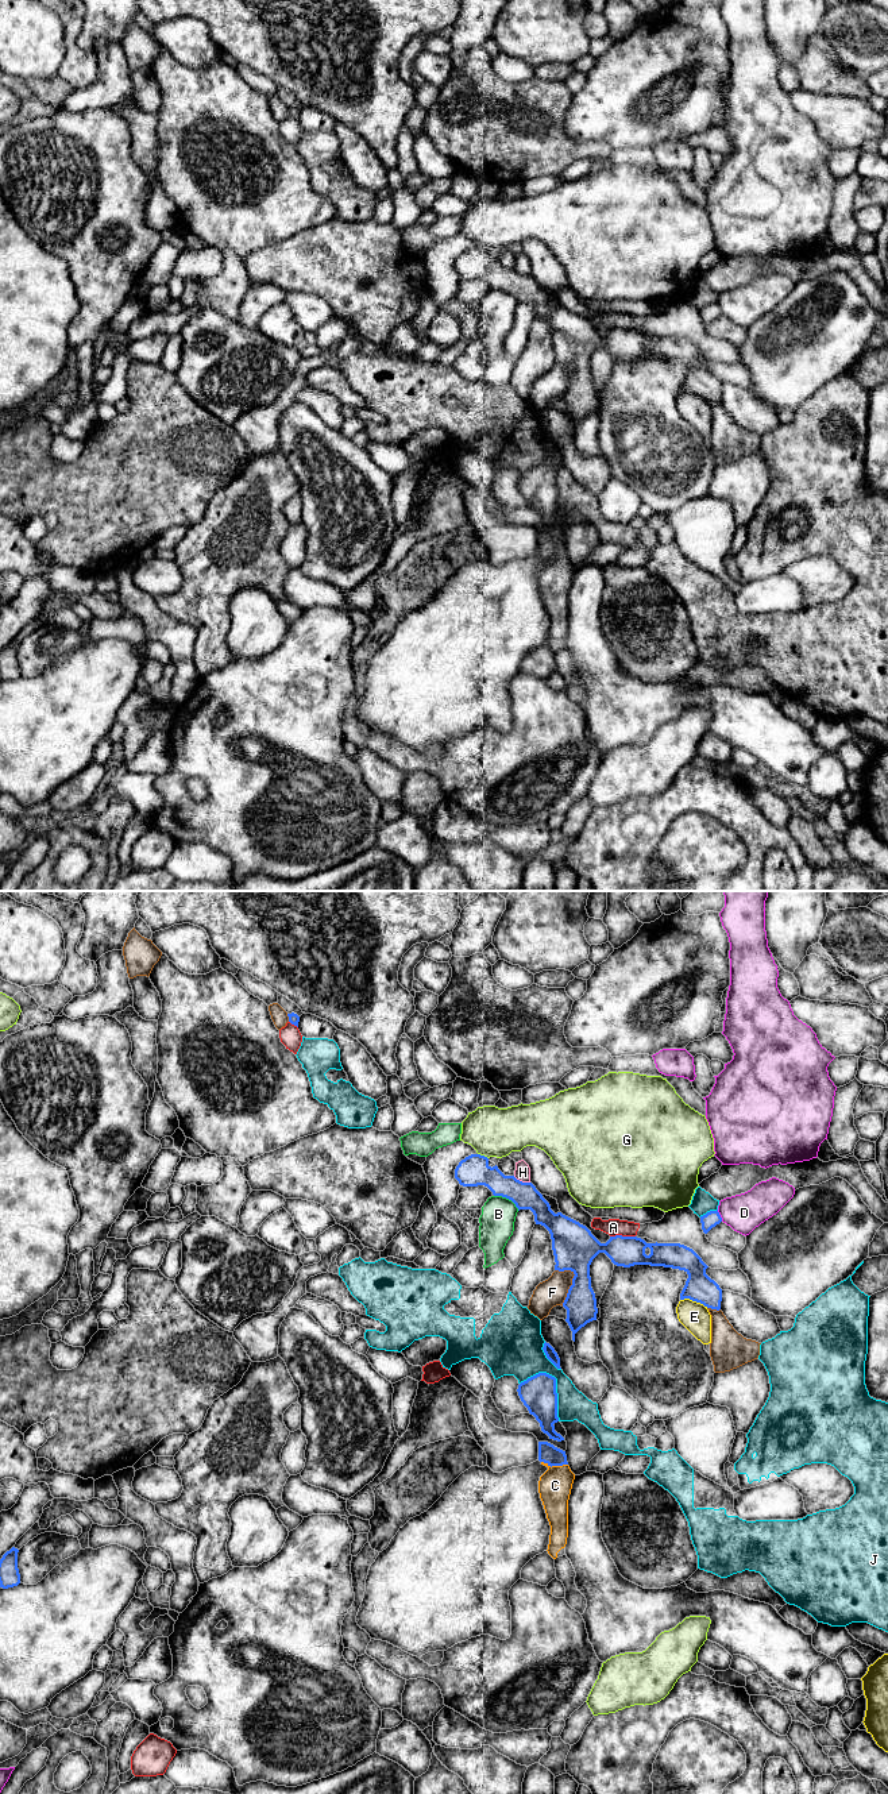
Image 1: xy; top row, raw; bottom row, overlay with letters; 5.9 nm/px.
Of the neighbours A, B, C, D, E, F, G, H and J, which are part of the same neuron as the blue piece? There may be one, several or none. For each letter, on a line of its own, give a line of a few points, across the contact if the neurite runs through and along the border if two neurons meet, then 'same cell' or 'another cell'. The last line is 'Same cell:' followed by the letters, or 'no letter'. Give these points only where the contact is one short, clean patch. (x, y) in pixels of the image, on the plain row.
A: another cell
B: another cell
C: xy (549, 547), (555, 558), (555, 578) | same cell
D: another cell
E: another cell
F: another cell
G: another cell
H: another cell
J: another cell
Same cell: C

